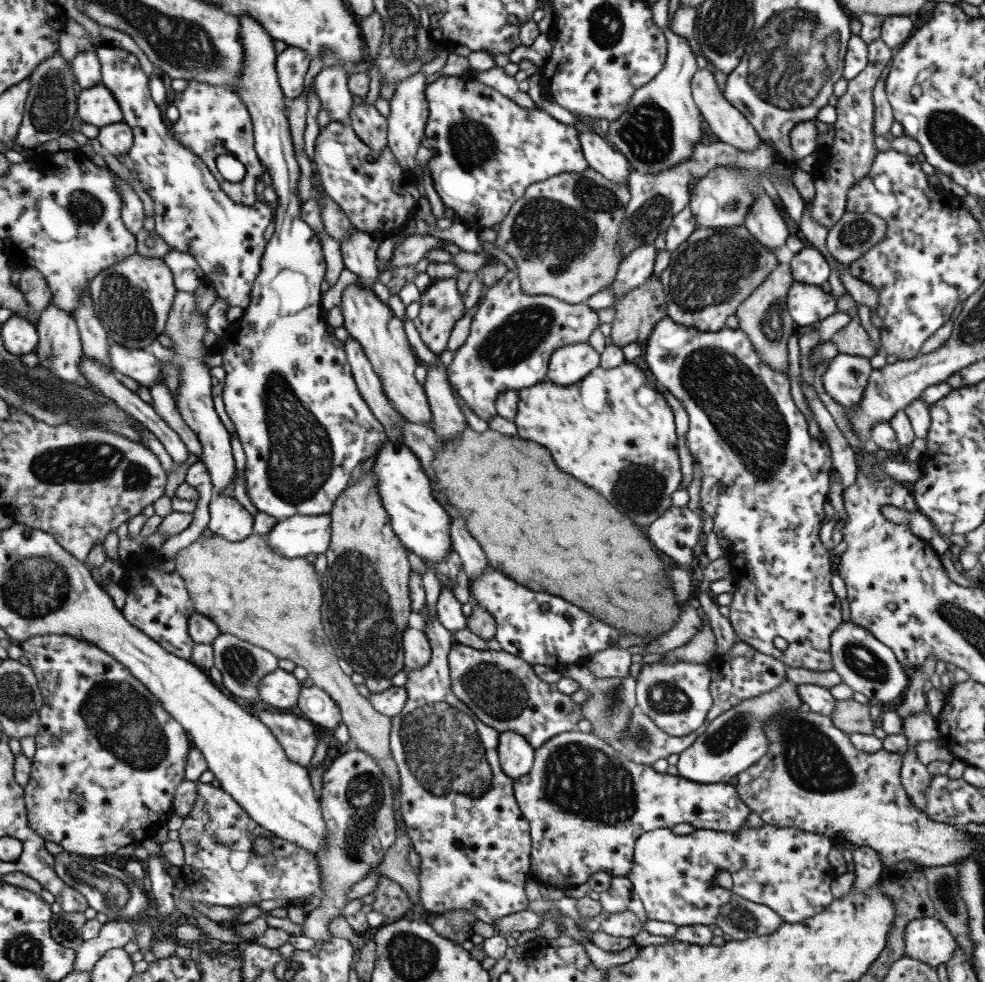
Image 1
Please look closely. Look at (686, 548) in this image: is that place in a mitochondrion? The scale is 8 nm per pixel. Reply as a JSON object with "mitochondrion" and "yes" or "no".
{"mitochondrion":"no"}

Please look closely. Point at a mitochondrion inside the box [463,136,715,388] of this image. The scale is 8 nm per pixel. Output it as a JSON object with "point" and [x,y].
{"point":[554,235]}

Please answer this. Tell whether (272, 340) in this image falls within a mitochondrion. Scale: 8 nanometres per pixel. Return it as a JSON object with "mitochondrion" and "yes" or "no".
{"mitochondrion":"no"}

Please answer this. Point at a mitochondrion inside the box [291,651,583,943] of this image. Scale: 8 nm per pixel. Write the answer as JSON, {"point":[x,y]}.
{"point":[443,751]}

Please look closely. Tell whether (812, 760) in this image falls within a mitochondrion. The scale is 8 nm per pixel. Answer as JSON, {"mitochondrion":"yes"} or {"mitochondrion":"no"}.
{"mitochondrion":"yes"}

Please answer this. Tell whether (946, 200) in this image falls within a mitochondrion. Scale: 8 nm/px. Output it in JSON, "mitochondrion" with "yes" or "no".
{"mitochondrion":"no"}

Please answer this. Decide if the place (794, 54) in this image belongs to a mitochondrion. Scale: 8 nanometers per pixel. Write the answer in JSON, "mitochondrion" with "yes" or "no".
{"mitochondrion":"yes"}

